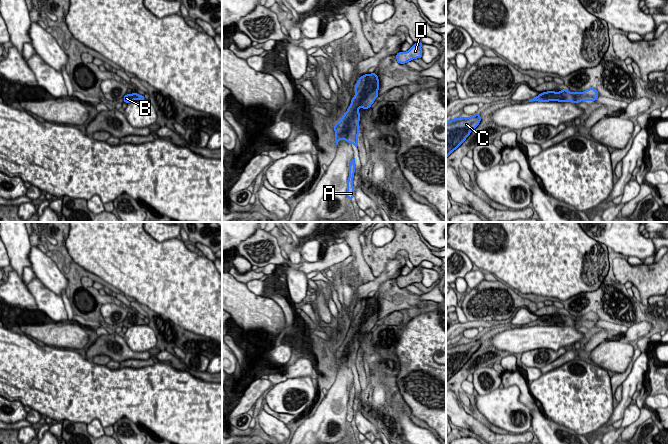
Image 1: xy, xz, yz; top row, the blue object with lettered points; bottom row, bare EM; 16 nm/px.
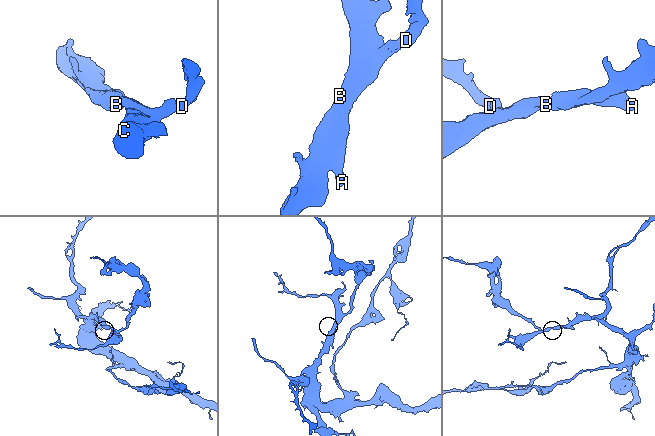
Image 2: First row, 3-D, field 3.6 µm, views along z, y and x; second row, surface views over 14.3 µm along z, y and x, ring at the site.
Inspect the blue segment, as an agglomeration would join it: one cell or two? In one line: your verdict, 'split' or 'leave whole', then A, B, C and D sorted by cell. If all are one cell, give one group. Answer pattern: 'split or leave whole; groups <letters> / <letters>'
leave whole; groups A B C D

